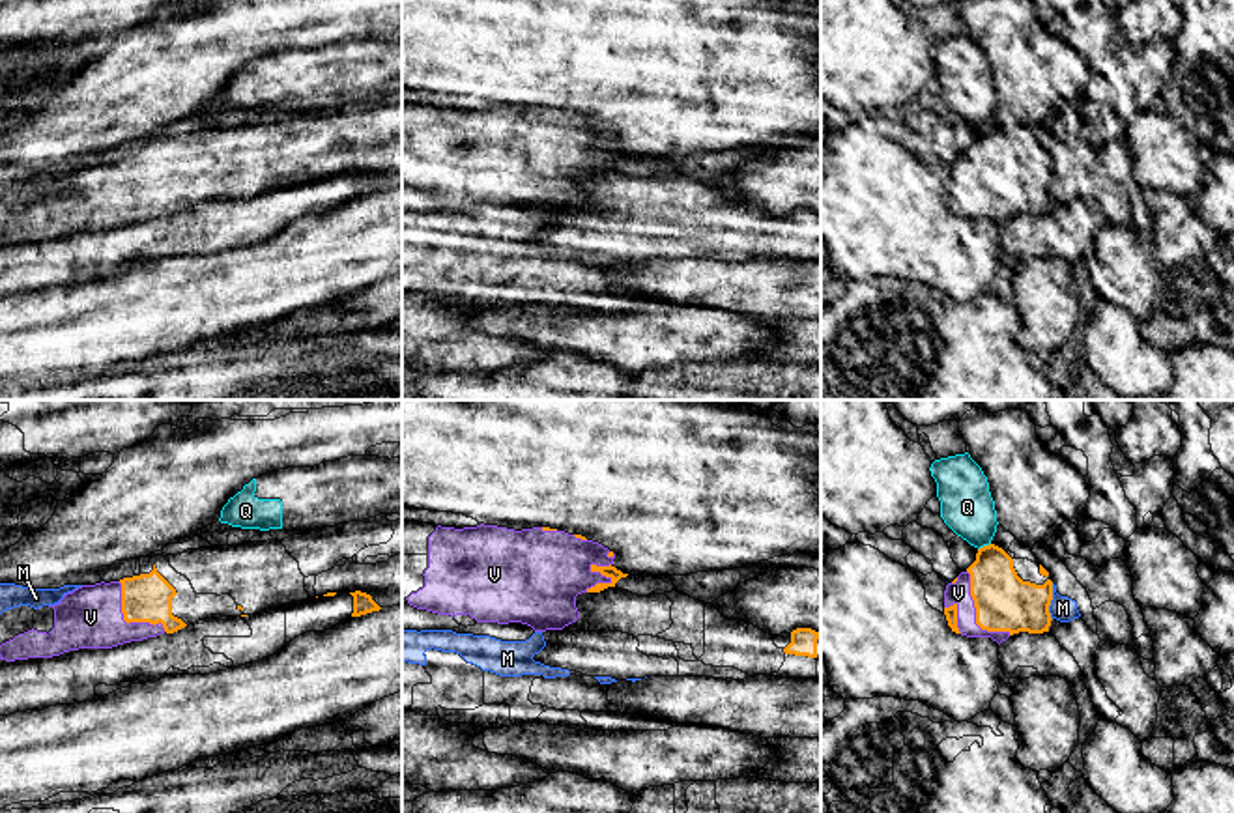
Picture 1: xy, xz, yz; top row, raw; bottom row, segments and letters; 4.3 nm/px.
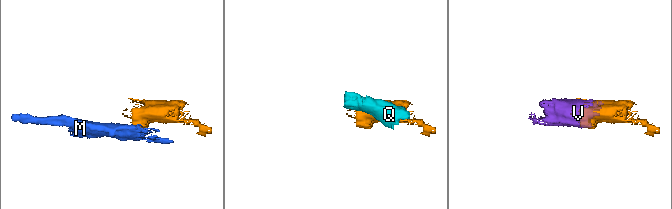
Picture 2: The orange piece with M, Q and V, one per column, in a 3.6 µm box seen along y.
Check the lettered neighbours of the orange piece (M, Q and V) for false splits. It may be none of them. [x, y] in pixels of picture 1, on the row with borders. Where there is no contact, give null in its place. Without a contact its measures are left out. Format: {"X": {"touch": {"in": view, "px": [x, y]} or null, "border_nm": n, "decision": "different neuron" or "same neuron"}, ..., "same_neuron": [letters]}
{"M": {"touch": {"in": "yz", "px": [1049, 602]}, "border_nm": 160, "decision": "different neuron"}, "Q": {"touch": {"in": "yz", "px": [984, 546]}, "border_nm": 70, "decision": "different neuron"}, "V": {"touch": {"in": "yz", "px": [976, 613]}, "border_nm": 340, "decision": "same neuron"}, "same_neuron": ["V"]}

